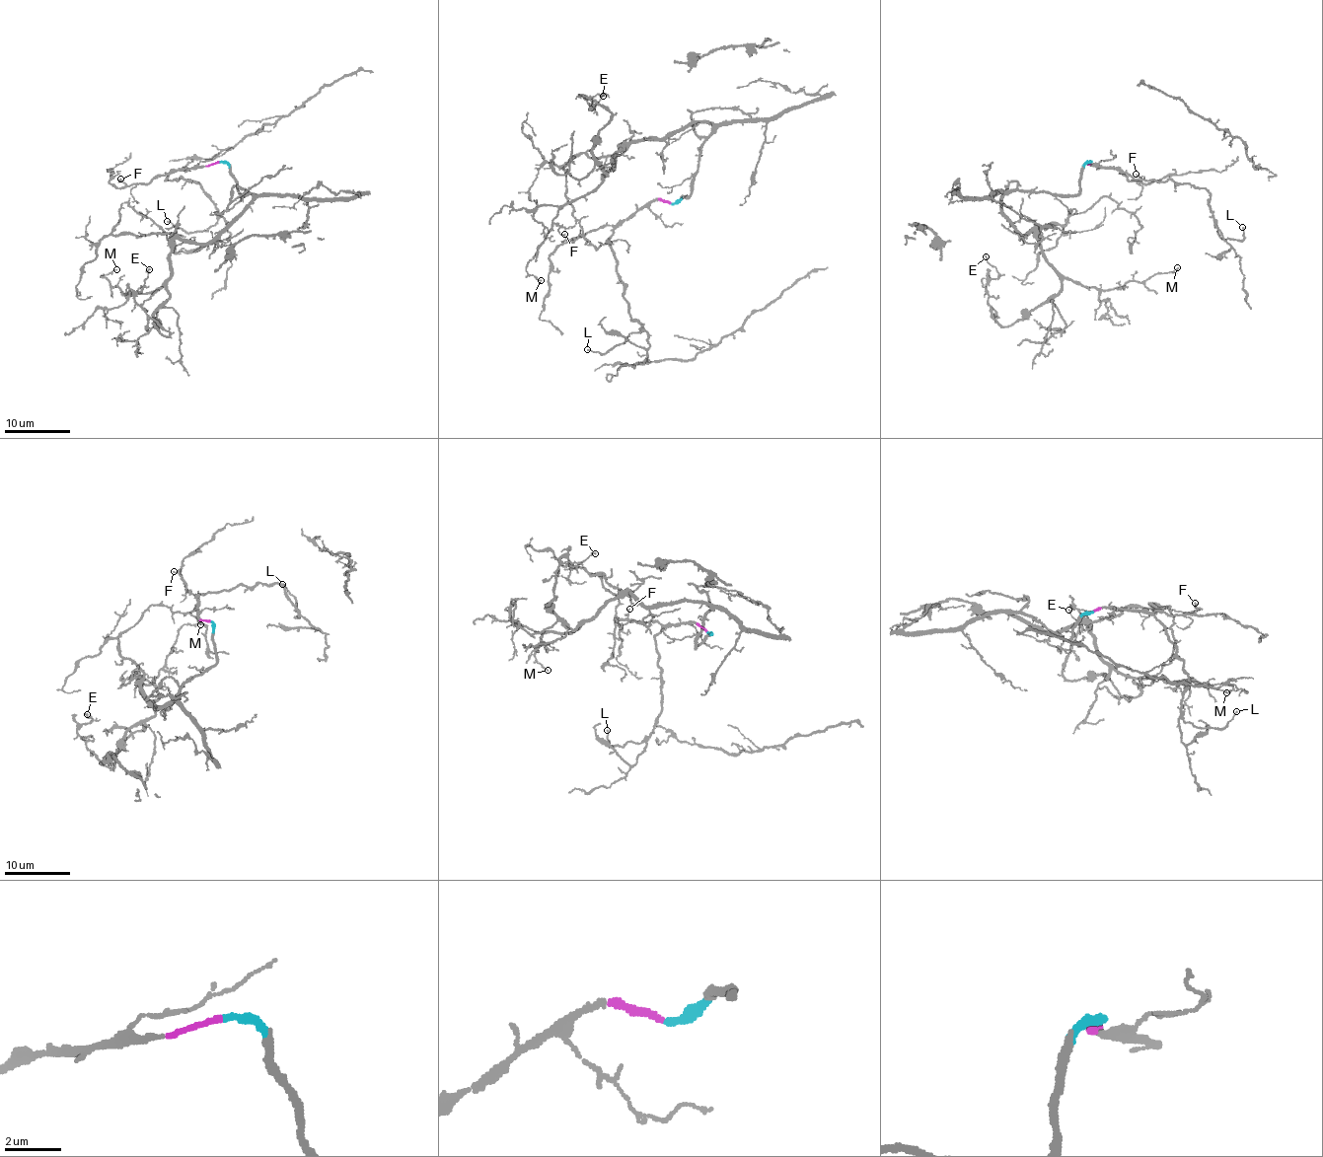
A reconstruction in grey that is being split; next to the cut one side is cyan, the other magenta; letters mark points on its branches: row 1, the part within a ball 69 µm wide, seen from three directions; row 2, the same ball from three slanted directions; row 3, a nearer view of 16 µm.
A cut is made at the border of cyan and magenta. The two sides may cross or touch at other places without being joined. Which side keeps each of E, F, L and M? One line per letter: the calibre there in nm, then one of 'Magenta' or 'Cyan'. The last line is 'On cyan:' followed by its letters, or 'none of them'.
E: Thickness 140 nm. Cyan
F: Thickness 90 nm. Magenta
L: Thickness 110 nm. Magenta
M: Thickness 110 nm. Cyan
On cyan: E, M

